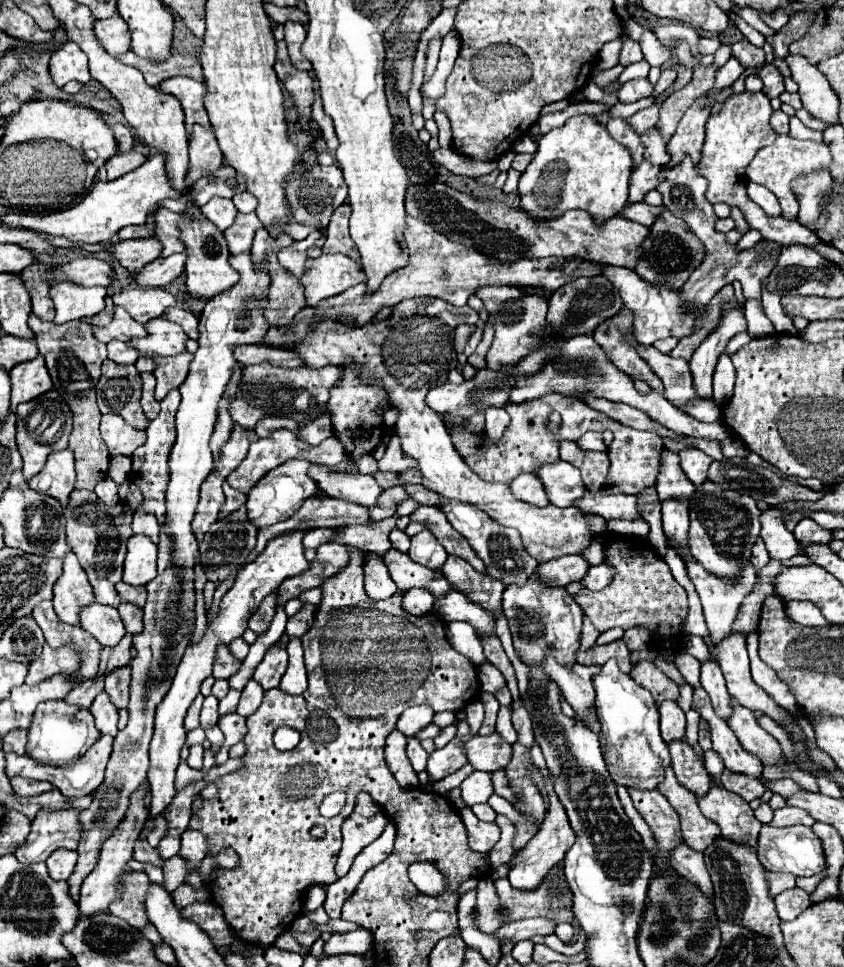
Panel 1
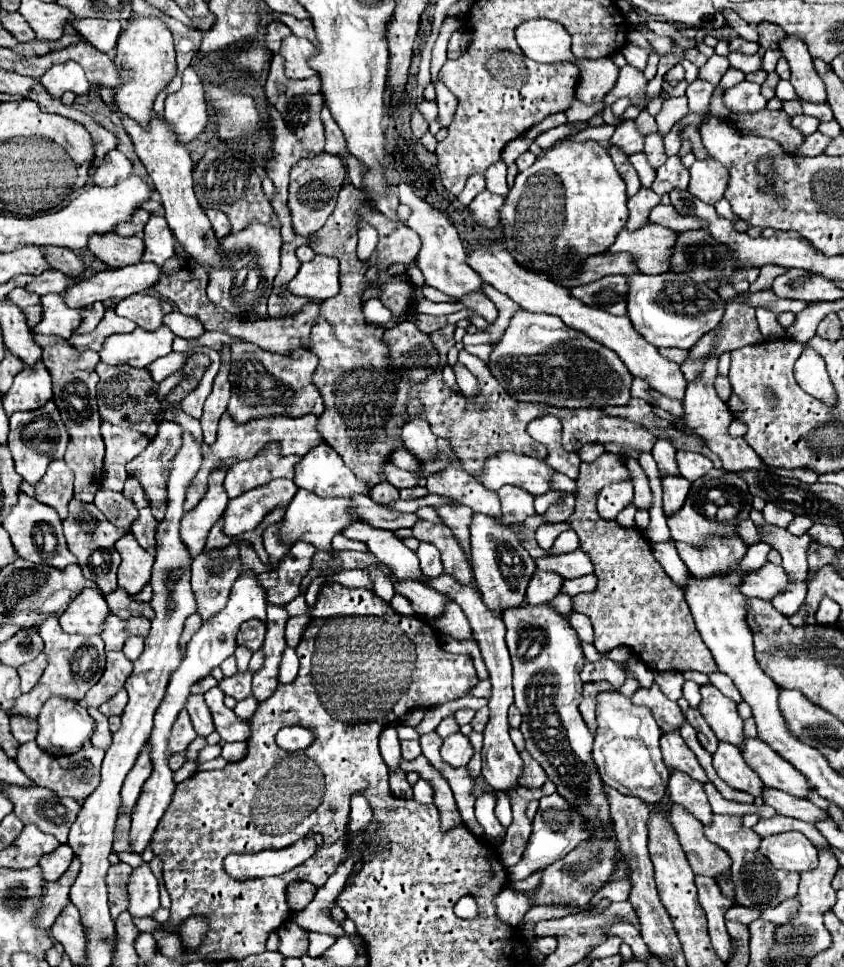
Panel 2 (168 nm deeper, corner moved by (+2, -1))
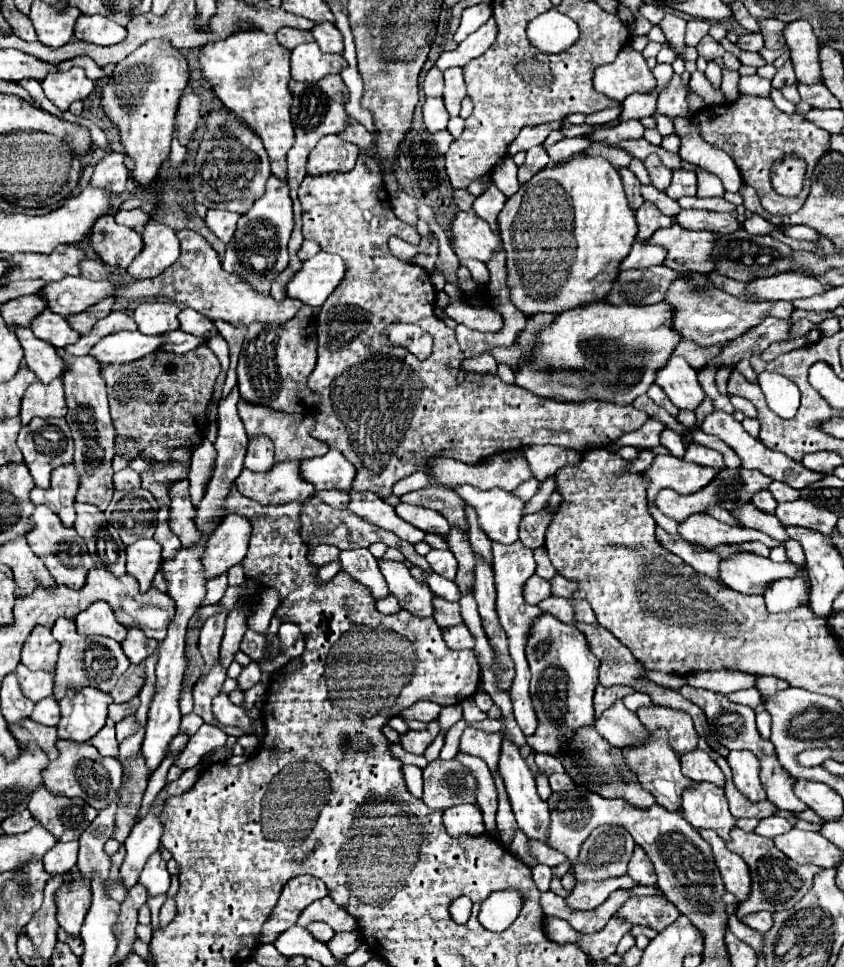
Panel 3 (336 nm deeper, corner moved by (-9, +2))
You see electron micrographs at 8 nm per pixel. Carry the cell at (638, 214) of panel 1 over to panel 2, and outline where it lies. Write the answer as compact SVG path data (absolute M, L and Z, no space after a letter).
M658 205L658 207L654 207L652 213L650 213L650 221L658 223L662 227L668 227L668 229L672 229L676 233L690 231L690 229L704 229L704 223L700 223L700 219L684 217L672 205Z

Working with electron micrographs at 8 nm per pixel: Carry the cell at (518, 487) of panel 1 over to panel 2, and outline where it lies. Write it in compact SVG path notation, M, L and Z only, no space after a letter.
M504 485L496 493L502 503L502 517L496 519L500 525L512 527L512 523L522 523L524 519L528 519L528 515L534 515L534 505L532 505L534 497L528 491Z

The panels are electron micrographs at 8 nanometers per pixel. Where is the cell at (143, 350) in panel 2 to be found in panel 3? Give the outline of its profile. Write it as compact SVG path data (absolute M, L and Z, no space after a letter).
M139 330L117 332L99 340L99 344L95 344L95 348L91 348L89 354L95 356L101 364L127 364L157 352L165 342L167 342L165 334L147 336L141 334Z

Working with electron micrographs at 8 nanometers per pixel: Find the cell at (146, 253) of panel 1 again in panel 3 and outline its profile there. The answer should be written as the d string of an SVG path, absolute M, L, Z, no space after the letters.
M113 214L101 216L91 228L91 248L109 266L127 268L143 250L143 238L133 228L121 226L113 220Z

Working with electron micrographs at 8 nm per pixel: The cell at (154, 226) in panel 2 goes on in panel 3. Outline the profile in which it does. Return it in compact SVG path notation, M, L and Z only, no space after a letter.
M149 220L143 228L143 252L127 268L137 280L159 276L179 258L177 232L163 222Z

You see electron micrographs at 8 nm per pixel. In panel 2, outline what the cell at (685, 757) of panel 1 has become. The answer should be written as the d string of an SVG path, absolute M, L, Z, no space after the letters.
M674 771L670 775L668 791L670 791L670 803L688 807L688 813L694 815L704 825L712 823L712 809L710 809L708 797L704 793L704 787L700 783L696 783L692 777L688 777L680 771Z

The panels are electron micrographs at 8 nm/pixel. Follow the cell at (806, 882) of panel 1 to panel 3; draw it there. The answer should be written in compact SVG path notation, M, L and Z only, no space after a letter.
M733 826L731 830L731 840L727 842L727 848L735 854L739 854L751 872L751 892L747 896L745 902L739 904L737 910L737 918L741 920L747 914L759 912L759 910L769 910L769 912L779 912L779 910L789 910L793 908L809 890L811 880L815 876L815 872L819 872L819 868L807 864L807 866L797 866L793 860L789 860L785 854L781 854L773 840L763 838L755 832L745 832L739 826Z

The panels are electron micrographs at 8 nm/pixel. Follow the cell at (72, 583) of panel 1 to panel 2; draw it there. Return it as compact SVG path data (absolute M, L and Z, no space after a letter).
M84 589L58 619L66 633L100 635L108 613L104 597L96 589Z

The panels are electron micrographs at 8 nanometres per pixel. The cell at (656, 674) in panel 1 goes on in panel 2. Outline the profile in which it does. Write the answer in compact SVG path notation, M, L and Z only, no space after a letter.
M652 685L650 689L638 689L632 697L632 703L636 705L644 705L652 711L658 727L668 733L668 731L676 731L682 727L684 723L684 715L678 707L676 701L670 701L658 685Z

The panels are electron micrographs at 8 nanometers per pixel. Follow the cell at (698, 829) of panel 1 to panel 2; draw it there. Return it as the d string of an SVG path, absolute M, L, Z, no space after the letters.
M672 805L670 819L694 875L718 879L718 875L730 873L732 861L728 859L728 853L704 837L704 825L700 825L694 815L690 815L680 805Z

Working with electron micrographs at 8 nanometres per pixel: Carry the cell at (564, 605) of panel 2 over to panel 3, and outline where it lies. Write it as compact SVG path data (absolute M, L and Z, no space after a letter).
M549 596L539 604L543 612L553 614L565 624L577 624L575 622L575 608L573 608L573 598L559 598L559 596Z

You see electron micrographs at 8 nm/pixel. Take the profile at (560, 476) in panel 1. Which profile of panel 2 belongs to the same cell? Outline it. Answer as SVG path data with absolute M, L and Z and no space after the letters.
M496 453L484 463L482 475L476 479L496 491L502 485L516 485L524 491L530 491L530 495L542 495L550 491L550 477L554 469L544 465L544 461L522 455L522 453Z

